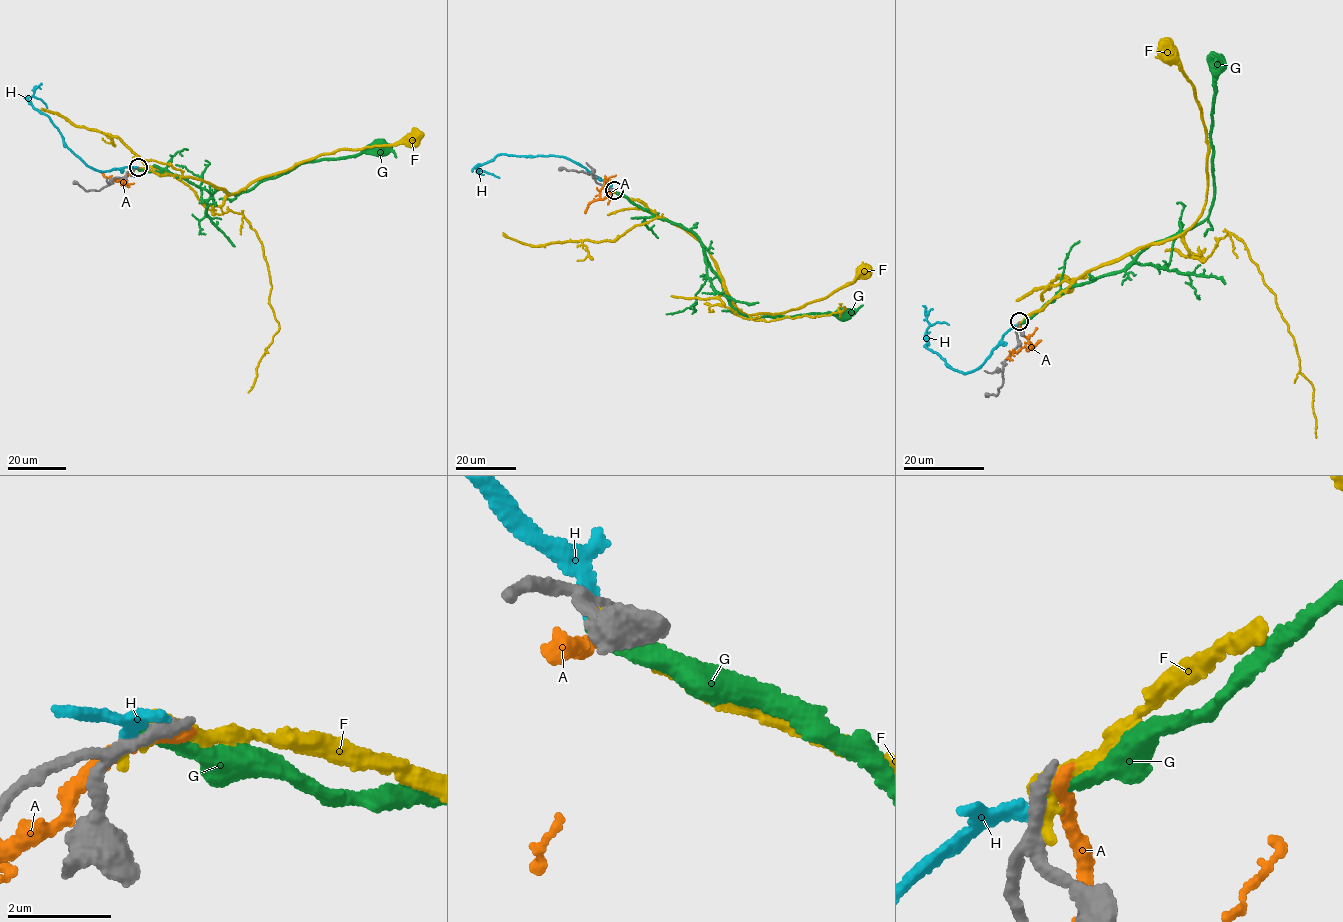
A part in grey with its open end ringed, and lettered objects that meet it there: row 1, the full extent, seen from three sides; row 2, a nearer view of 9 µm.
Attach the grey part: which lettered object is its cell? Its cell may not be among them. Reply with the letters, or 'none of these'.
none of these

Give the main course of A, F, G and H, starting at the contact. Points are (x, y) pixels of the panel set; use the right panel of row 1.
A: (1019, 324), (1032, 347), (1023, 347), (1010, 354), (1008, 351)
F: (1018, 324), (1080, 275), (1179, 236), (1203, 210), (1209, 181), (1206, 130), (1195, 87), (1167, 55)
G: (1018, 324), (1073, 284), (1119, 273), (1150, 245), (1192, 229), (1208, 216), (1215, 188), (1209, 132), (1217, 62)
H: (1018, 326), (1005, 333), (976, 369), (964, 375), (924, 346), (929, 326), (936, 321), (948, 325)

